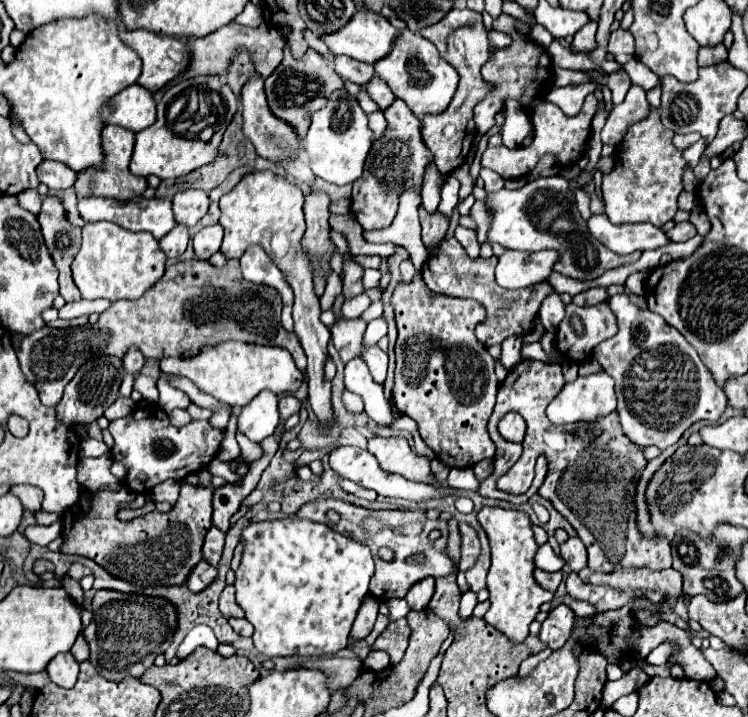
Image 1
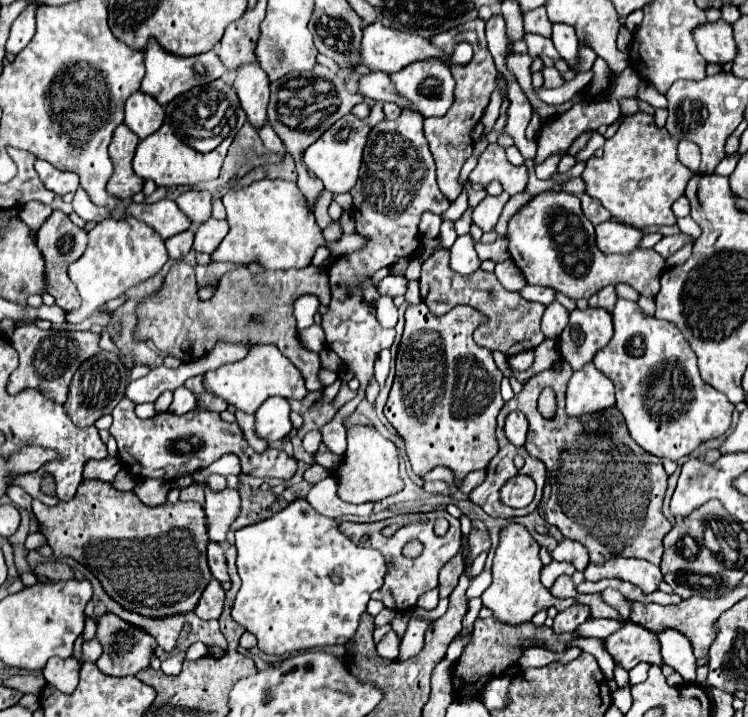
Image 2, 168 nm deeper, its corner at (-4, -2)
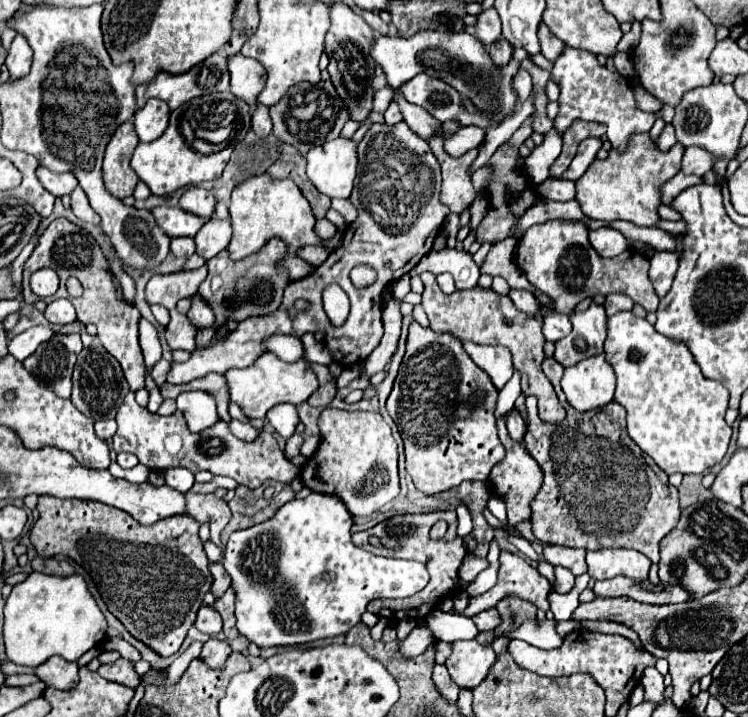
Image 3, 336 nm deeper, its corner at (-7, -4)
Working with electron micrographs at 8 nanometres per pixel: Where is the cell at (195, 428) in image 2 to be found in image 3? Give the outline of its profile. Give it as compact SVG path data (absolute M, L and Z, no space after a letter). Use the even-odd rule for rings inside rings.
M133 392L125 396L125 402L117 410L115 420L119 424L117 434L113 436L115 452L133 452L139 458L139 462L151 470L167 470L173 466L183 466L193 474L209 470L219 476L231 476L233 480L237 480L247 488L259 488L265 480L291 482L301 472L283 454L277 440L265 430L259 432L257 440L245 442L231 434L227 422L219 420L215 422L215 426L209 426L209 430L201 430L193 434L187 430L187 422L183 420L183 414L179 414L179 410L171 416L153 414L137 404ZM169 450L179 450L179 452L171 454Z

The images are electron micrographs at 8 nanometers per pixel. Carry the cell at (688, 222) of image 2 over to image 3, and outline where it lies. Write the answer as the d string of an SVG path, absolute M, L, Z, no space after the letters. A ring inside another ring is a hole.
M661 219L661 222L657 224L658 228L661 228L673 235L681 234L685 228L687 228L687 224L685 222L681 222L681 220L677 221L668 221Z

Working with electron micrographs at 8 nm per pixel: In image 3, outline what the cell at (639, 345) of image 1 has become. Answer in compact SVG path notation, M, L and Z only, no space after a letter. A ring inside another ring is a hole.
M619 312L609 318L609 336L605 340L605 356L613 366L617 376L615 402L627 410L627 432L639 444L643 452L647 452L655 464L667 474L701 474L713 464L721 462L727 452L731 426L725 422L725 412L729 404L729 392L723 384L707 380L699 364L693 362L693 354L679 340L667 338L659 334L653 324L645 318L635 316L633 312Z

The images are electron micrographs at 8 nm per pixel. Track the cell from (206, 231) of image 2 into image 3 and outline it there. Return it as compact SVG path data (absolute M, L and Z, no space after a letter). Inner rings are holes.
M209 218L203 228L195 234L195 244L197 244L197 254L203 256L205 260L217 256L221 250L227 248L231 240L231 222L229 220L219 220L219 218Z

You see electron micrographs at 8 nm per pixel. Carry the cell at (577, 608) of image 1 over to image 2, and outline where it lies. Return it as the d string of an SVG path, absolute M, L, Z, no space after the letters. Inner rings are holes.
M510 524L506 530L500 534L500 546L496 548L494 554L494 564L492 564L492 574L494 580L488 586L488 590L480 596L482 604L490 608L496 616L496 620L506 622L506 624L522 624L524 620L532 620L532 616L538 610L548 610L550 607L557 608L558 612L566 610L568 606L576 604L576 600L560 600L554 598L542 584L540 584L540 546L536 540L528 534L528 530L520 524Z

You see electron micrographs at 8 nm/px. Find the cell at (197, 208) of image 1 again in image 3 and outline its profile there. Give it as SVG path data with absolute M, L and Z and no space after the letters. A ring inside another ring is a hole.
M189 188L181 198L179 198L179 206L199 218L209 220L213 216L215 210L215 198L211 196L211 192L203 190L203 188Z

